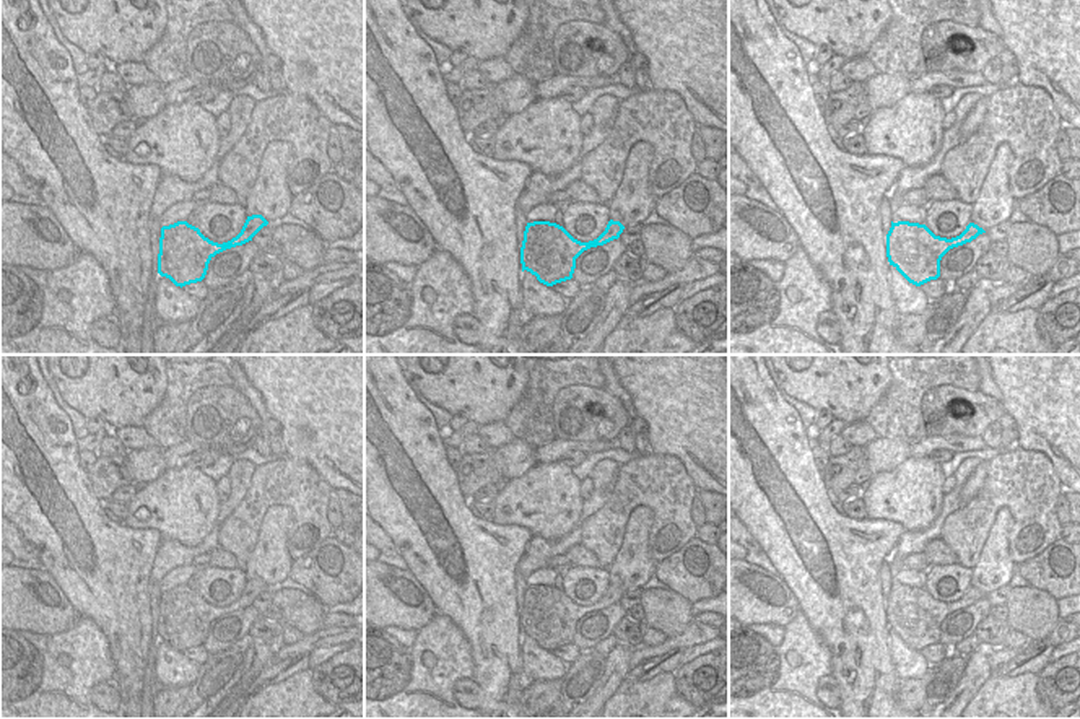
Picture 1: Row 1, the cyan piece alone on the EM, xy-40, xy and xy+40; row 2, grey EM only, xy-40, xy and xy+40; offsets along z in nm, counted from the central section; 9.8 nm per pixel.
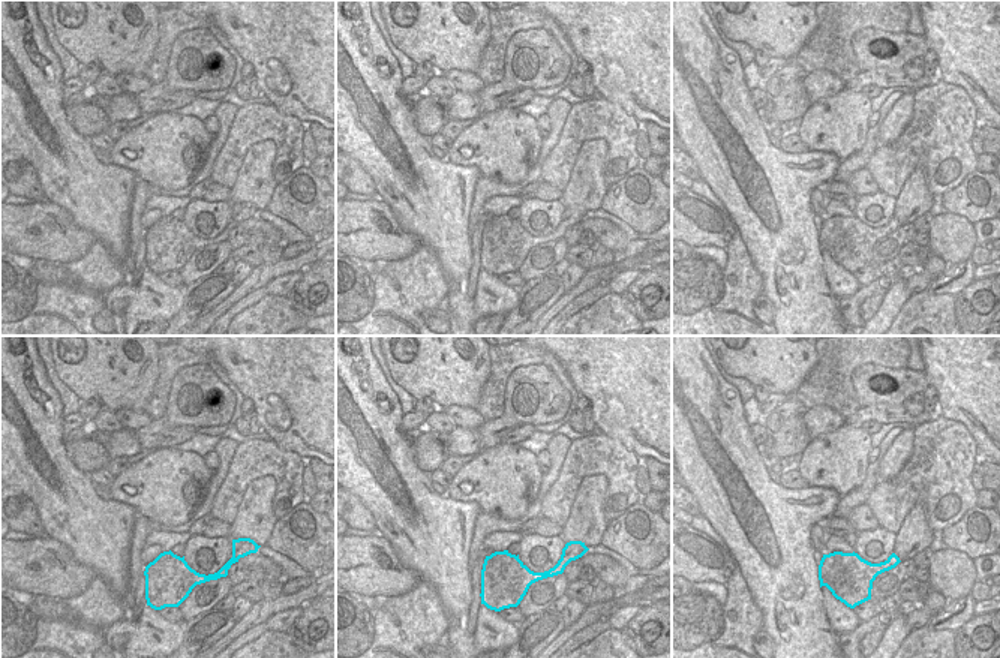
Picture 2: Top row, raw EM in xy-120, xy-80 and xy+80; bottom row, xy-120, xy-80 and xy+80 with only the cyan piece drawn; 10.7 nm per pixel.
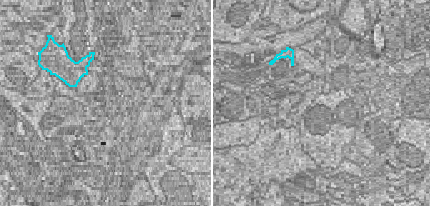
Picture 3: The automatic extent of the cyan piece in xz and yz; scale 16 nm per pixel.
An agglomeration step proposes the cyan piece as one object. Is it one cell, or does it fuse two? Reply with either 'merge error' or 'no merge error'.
no merge error

